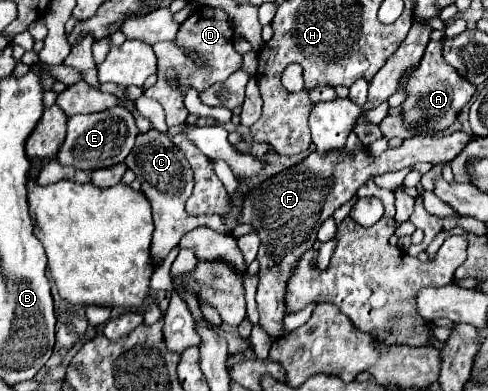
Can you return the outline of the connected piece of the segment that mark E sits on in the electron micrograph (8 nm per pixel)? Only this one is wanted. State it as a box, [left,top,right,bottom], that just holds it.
[56,107,138,171]

